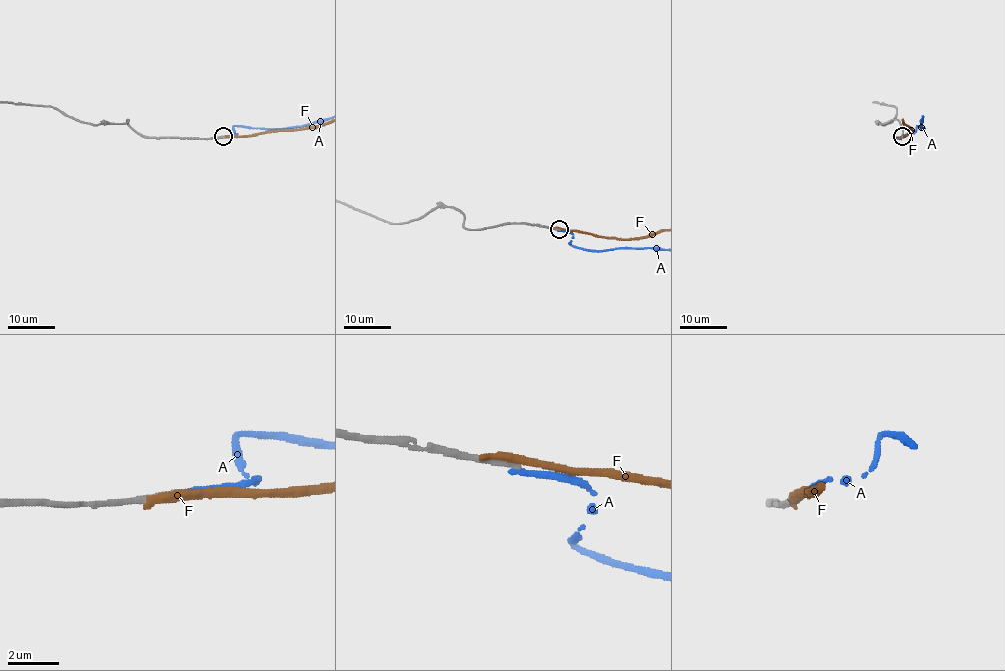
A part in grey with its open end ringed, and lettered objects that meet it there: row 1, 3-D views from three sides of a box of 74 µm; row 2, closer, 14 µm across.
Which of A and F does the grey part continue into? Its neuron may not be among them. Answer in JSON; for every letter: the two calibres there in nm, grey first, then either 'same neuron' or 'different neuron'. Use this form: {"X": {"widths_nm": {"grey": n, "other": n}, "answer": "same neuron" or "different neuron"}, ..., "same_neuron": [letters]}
{"A": {"widths_nm": {"grey": 280, "other": 240}, "answer": "different neuron"}, "F": {"widths_nm": {"grey": 360, "other": 420}, "answer": "different neuron"}, "same_neuron": []}

